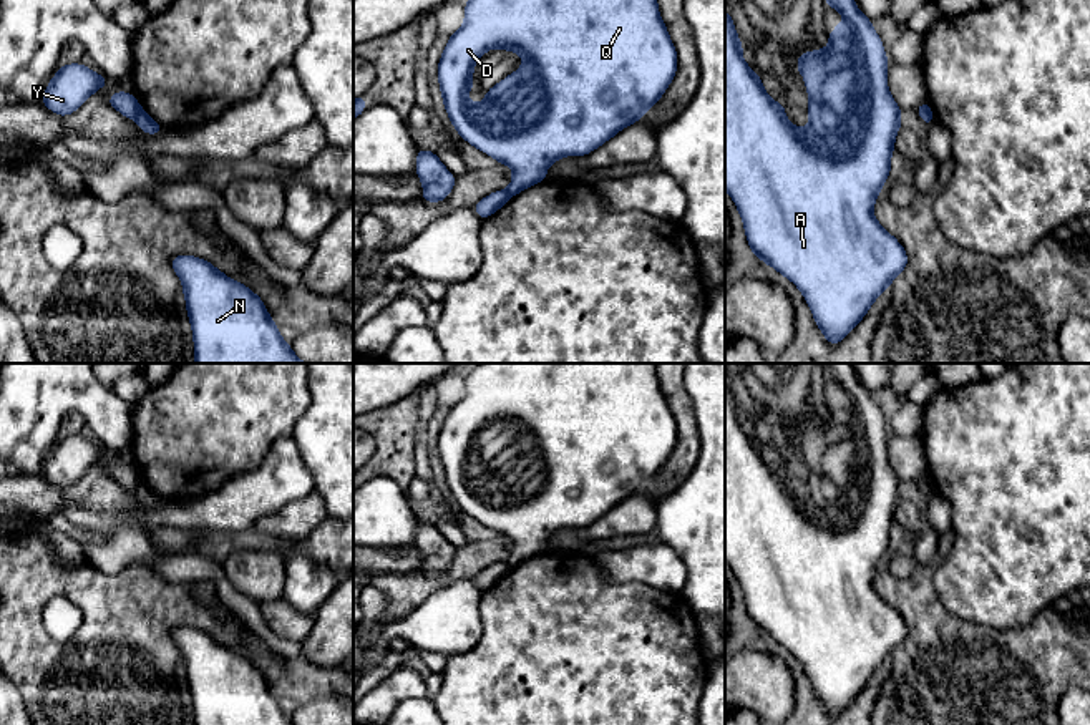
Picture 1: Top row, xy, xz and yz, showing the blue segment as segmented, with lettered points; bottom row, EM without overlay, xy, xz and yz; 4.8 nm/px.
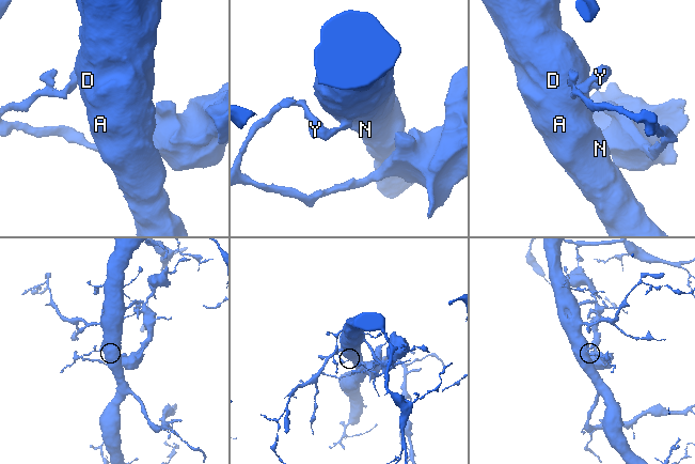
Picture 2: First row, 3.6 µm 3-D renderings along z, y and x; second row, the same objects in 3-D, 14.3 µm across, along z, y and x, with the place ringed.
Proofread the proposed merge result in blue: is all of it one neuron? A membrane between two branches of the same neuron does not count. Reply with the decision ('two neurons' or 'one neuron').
two neurons

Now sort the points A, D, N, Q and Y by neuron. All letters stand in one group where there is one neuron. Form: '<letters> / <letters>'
A D N Q / Y

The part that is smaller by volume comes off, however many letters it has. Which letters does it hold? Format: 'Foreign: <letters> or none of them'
Foreign: Y

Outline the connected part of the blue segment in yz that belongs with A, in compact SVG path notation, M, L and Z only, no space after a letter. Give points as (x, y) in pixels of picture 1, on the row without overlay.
M851 363L820 365L846 392L828 406L828 420L803 423L796 431L810 468L806 499L788 493L785 476L770 470L762 450L745 435L743 416L725 382L725 562L742 587L750 622L800 660L818 700L836 717L908 637L904 619L873 586L891 544L894 511L903 496L901 479L888 460L888 426L871 392L859 383Z

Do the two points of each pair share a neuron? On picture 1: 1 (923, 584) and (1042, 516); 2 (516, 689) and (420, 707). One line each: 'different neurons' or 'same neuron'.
1: different neurons
2: different neurons

